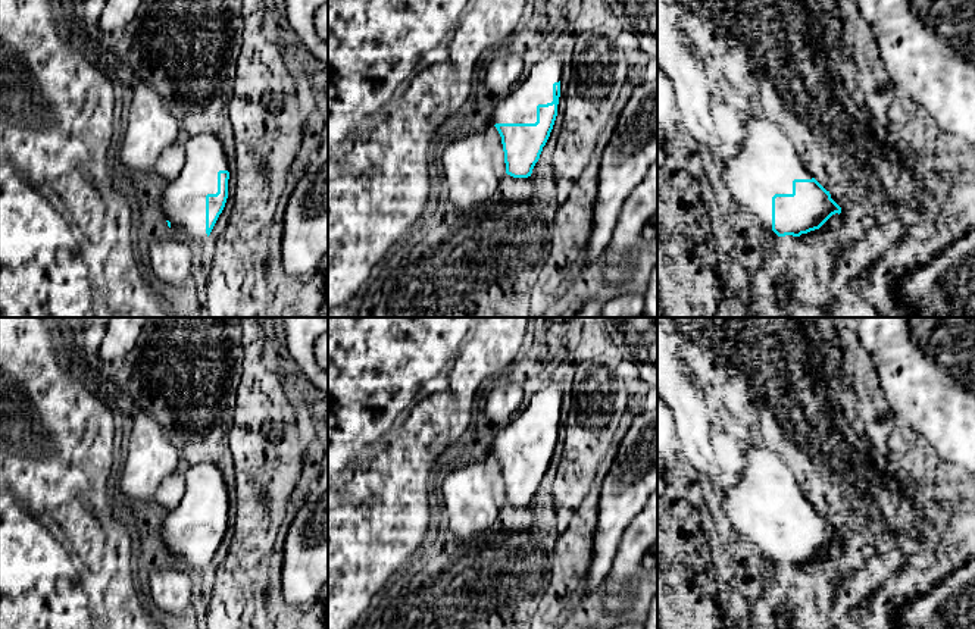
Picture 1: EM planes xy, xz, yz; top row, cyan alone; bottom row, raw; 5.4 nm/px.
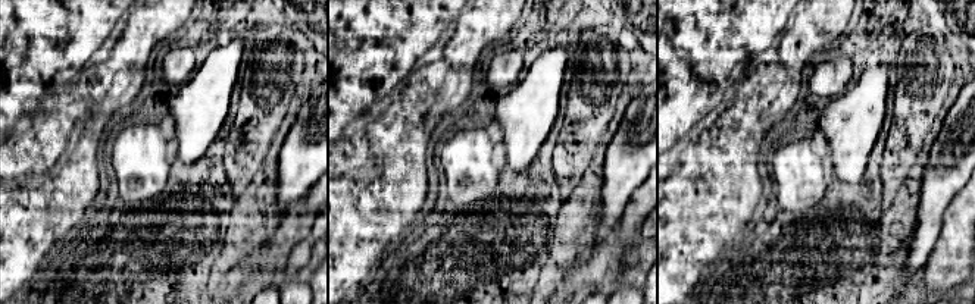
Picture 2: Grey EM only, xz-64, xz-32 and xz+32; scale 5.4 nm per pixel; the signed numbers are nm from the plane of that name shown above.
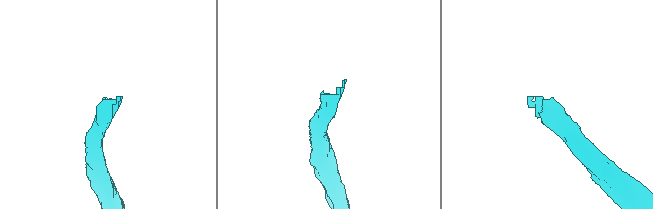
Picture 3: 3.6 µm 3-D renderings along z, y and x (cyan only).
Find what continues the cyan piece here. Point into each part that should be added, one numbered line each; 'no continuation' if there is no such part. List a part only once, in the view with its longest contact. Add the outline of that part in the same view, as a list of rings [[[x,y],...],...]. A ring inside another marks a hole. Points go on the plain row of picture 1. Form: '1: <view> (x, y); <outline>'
1: xz (519, 435); [[[547,381],[524,411],[518,411],[507,425],[499,428],[491,453],[535,453],[537,435],[553,431],[553,413],[562,409],[563,394],[560,385]]]

